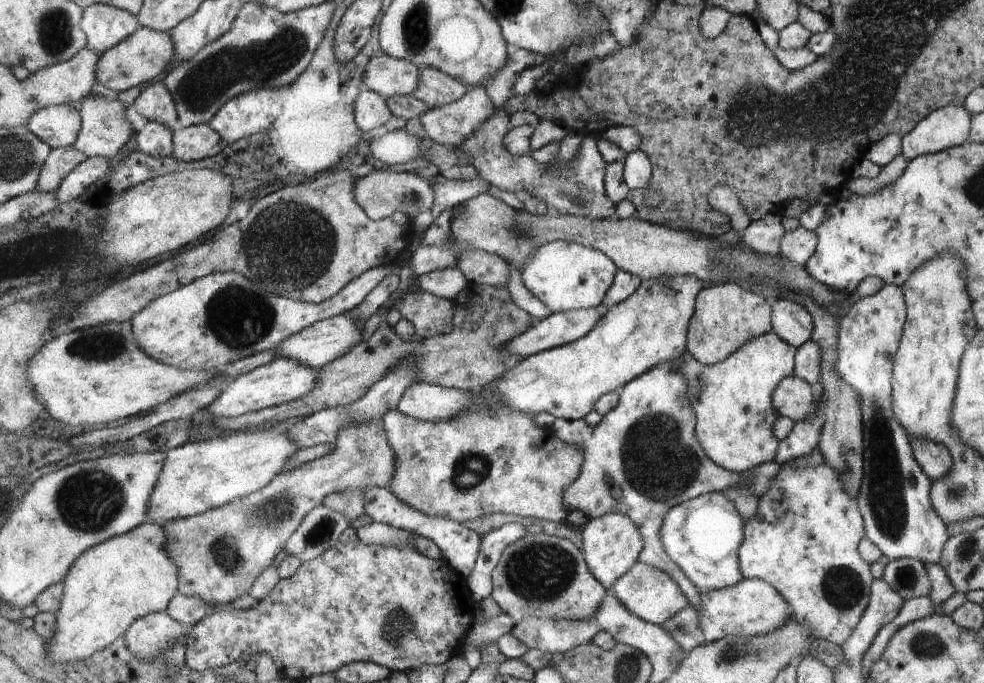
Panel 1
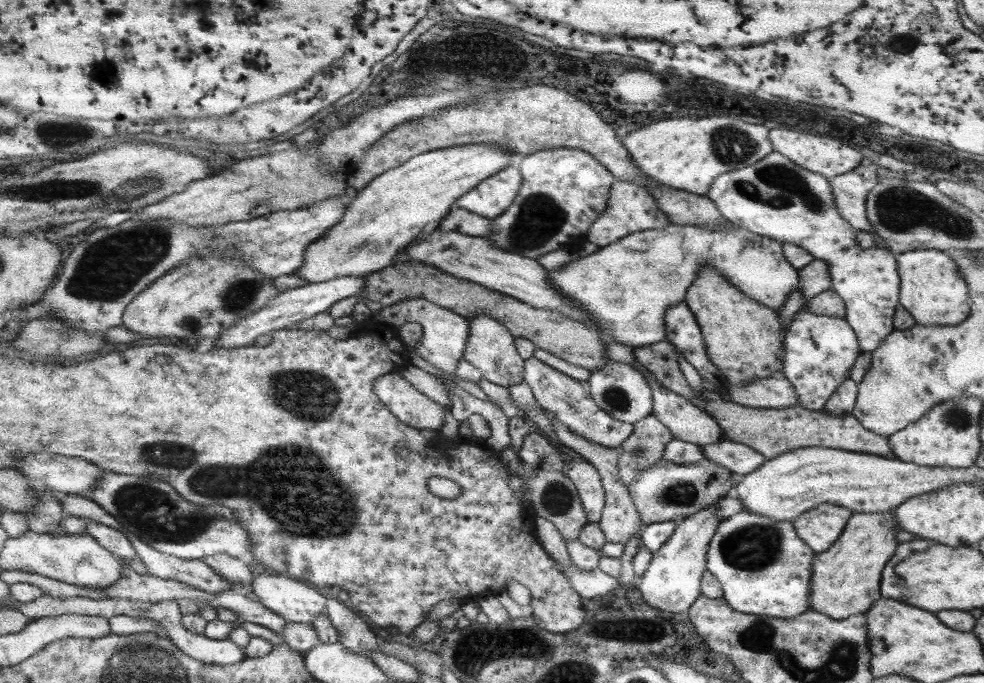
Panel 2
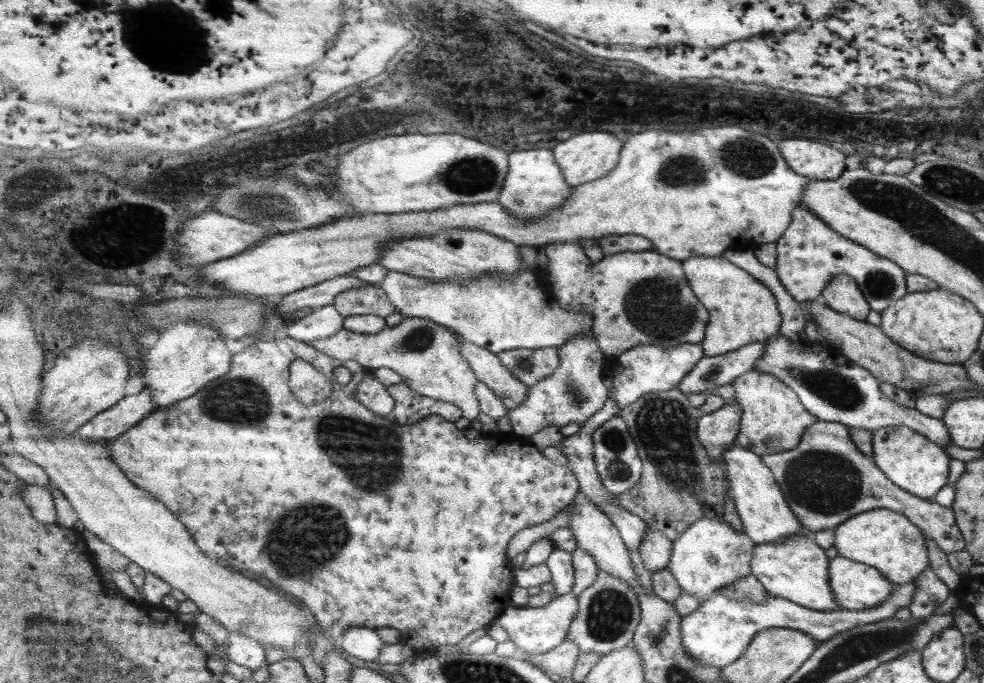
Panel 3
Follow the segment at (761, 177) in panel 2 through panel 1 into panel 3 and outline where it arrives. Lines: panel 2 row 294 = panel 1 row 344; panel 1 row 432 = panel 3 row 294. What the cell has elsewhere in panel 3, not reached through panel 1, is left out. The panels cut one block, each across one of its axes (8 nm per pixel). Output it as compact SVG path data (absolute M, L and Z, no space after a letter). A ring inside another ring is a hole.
M800 202L791 211L790 222L782 236L774 243L776 263L773 269L795 302L820 300L823 287L839 273L855 281L870 310L878 313L907 292L906 272L902 268L827 228L817 215L813 215Z

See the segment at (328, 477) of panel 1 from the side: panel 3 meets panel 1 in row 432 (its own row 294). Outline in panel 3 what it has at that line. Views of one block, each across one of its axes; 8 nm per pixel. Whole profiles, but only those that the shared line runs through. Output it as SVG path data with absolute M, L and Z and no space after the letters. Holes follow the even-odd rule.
M365 283L360 287L341 291L336 296L335 308L345 318L357 315L377 315L386 319L398 310L387 293L378 285Z

